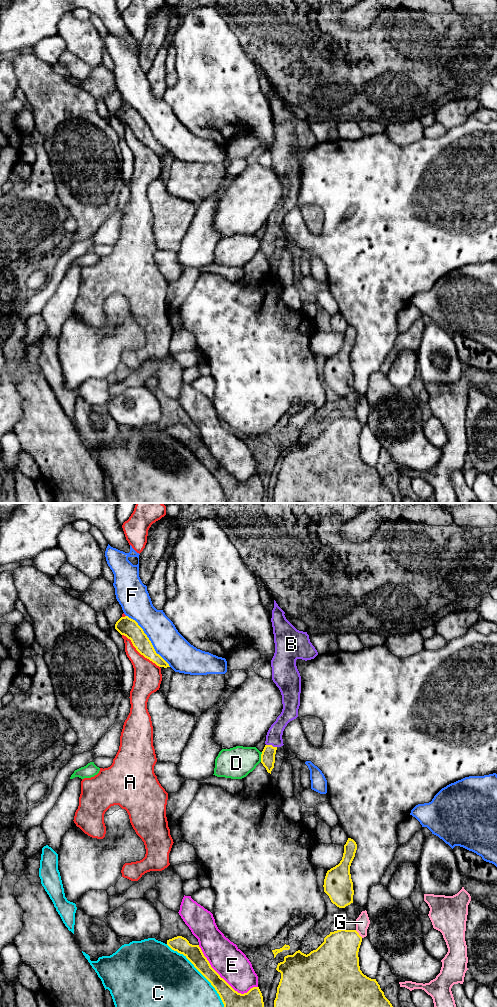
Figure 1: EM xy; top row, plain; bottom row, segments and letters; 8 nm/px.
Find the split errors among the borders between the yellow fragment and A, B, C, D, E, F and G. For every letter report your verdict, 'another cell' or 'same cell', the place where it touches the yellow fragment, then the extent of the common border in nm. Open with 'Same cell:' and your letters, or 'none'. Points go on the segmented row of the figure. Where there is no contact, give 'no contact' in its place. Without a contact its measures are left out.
Same cell: B
A: another cell; contact xy (139, 652); length 400 nm
B: same cell; contact xy (271, 745); length 90 nm
C: another cell; contact xy (199, 971); length 700 nm
D: another cell; contact xy (261, 757); length 80 nm
E: another cell; contact xy (222, 978); length 600 nm
F: another cell; contact xy (148, 639); length 550 nm
G: another cell; contact xy (358, 934); length 90 nm

